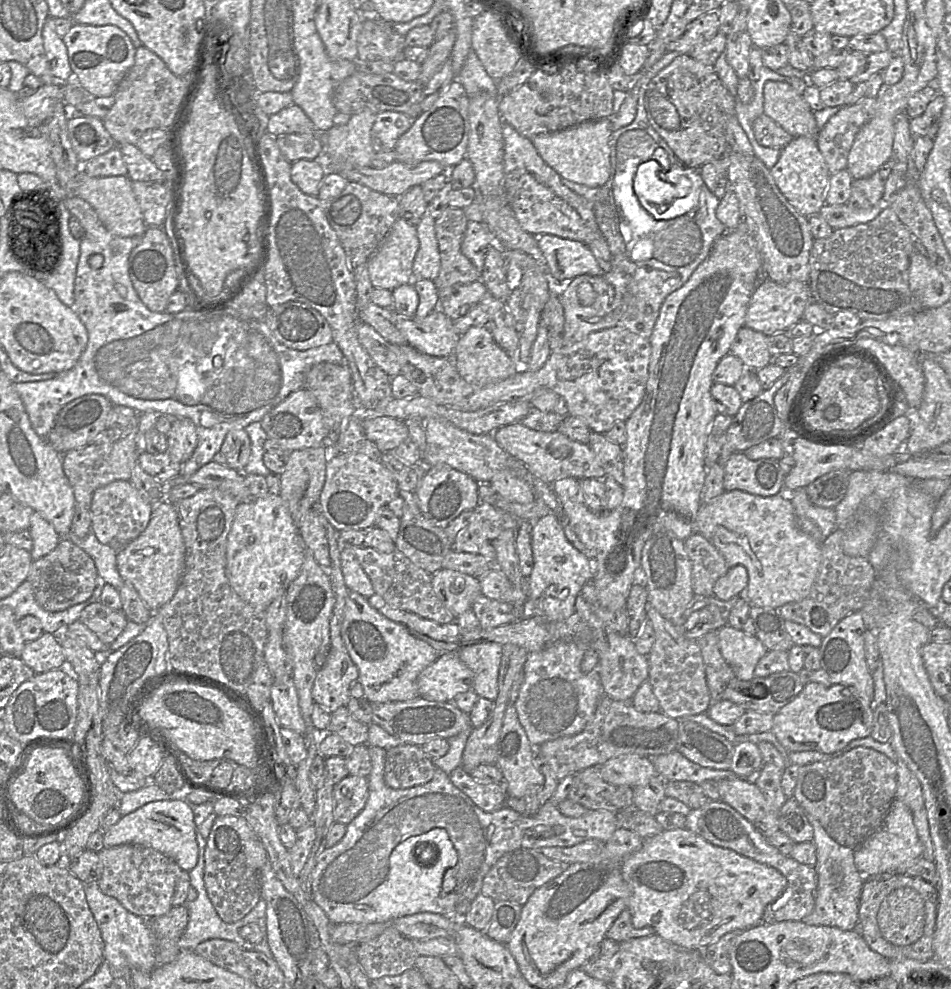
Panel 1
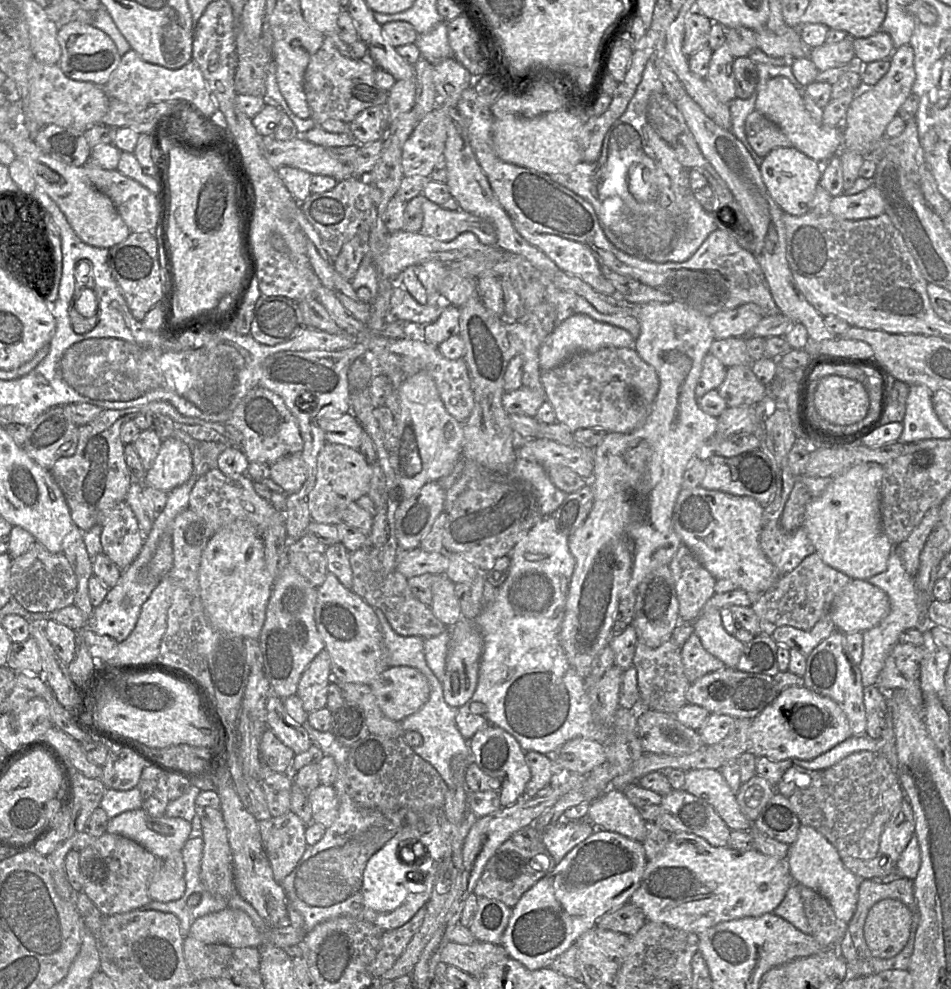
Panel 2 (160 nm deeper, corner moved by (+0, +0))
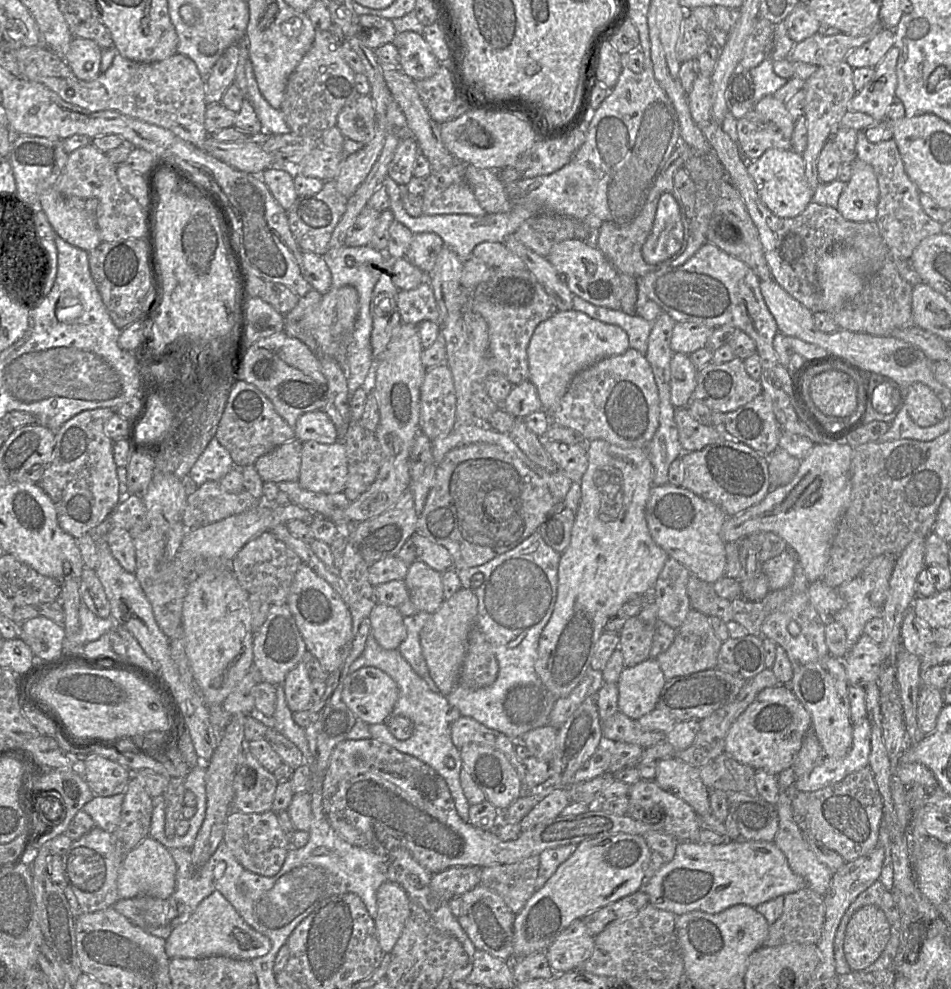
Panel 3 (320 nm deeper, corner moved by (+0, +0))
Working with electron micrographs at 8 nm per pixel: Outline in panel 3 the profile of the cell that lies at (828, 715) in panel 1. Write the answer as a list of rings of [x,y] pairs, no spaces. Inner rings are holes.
[[[789,686],[766,688],[734,721],[725,739],[725,753],[755,770],[779,775],[790,768],[811,729],[812,720]]]

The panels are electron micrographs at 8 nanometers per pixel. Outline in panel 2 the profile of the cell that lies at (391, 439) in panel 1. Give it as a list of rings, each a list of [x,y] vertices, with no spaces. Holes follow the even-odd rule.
[[[347,413],[338,418],[321,418],[318,424],[324,432],[326,443],[359,448],[364,429],[354,414]]]

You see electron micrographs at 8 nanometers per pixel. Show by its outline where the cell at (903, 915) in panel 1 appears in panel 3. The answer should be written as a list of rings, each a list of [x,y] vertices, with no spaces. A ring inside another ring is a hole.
[[[876,906],[860,908],[850,919],[845,933],[844,954],[852,971],[873,964],[891,937],[891,924]]]

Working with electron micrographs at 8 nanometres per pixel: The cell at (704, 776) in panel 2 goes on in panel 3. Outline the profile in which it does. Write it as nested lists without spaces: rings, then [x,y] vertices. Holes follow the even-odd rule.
[[[678,758],[658,760],[654,782],[688,803],[699,816],[710,815],[711,791],[703,784],[697,767]]]

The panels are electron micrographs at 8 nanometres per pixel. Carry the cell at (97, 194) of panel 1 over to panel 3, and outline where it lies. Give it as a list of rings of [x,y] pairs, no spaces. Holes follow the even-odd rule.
[[[53,187],[40,195],[40,207],[55,233],[86,252],[101,242],[96,223],[96,199],[82,199],[60,194]]]

